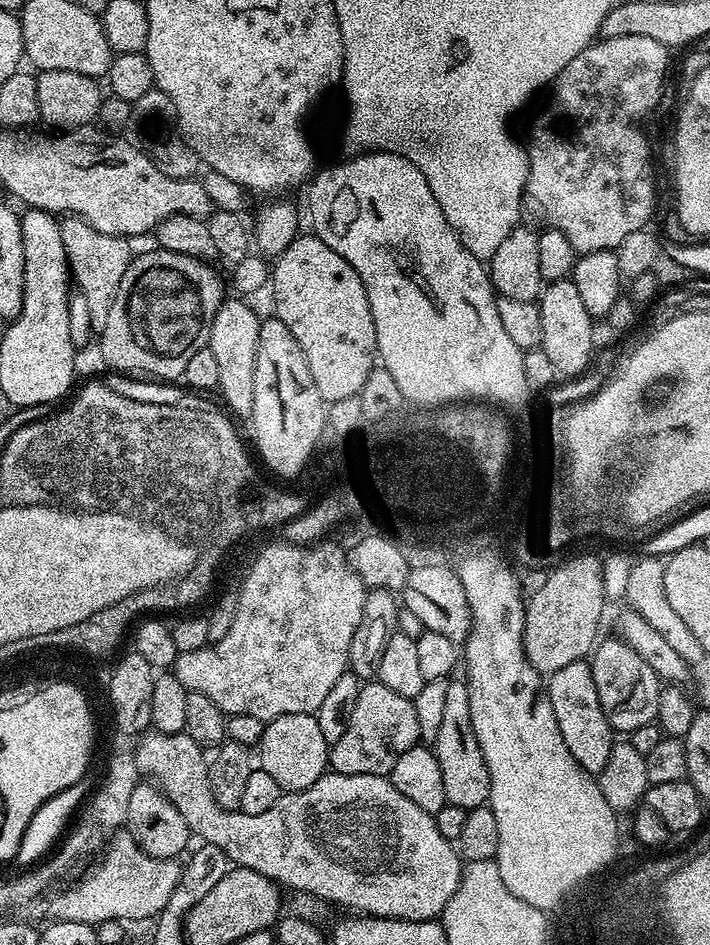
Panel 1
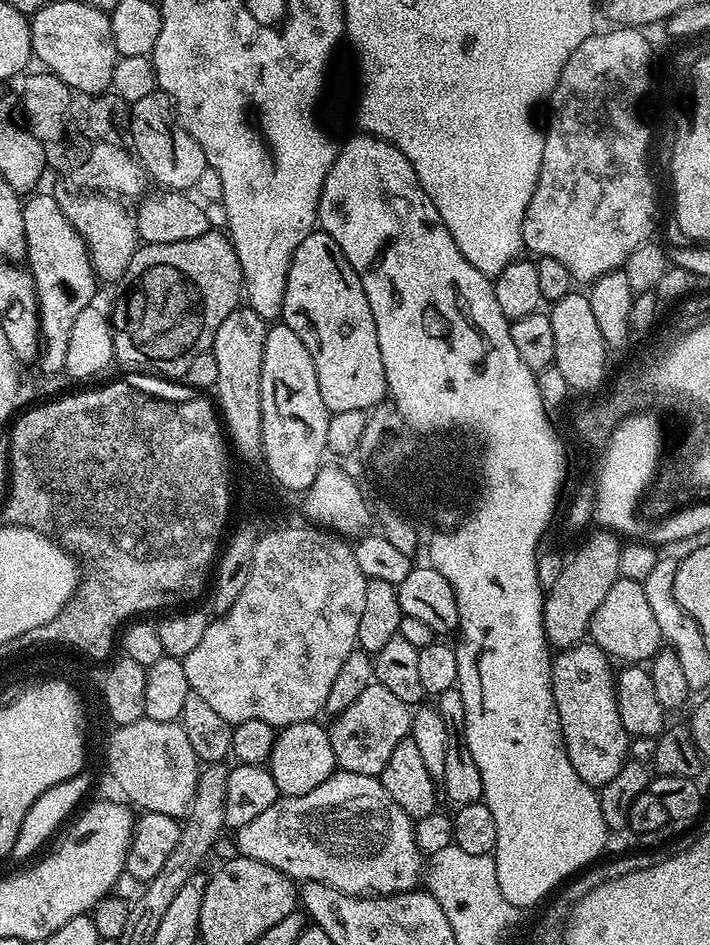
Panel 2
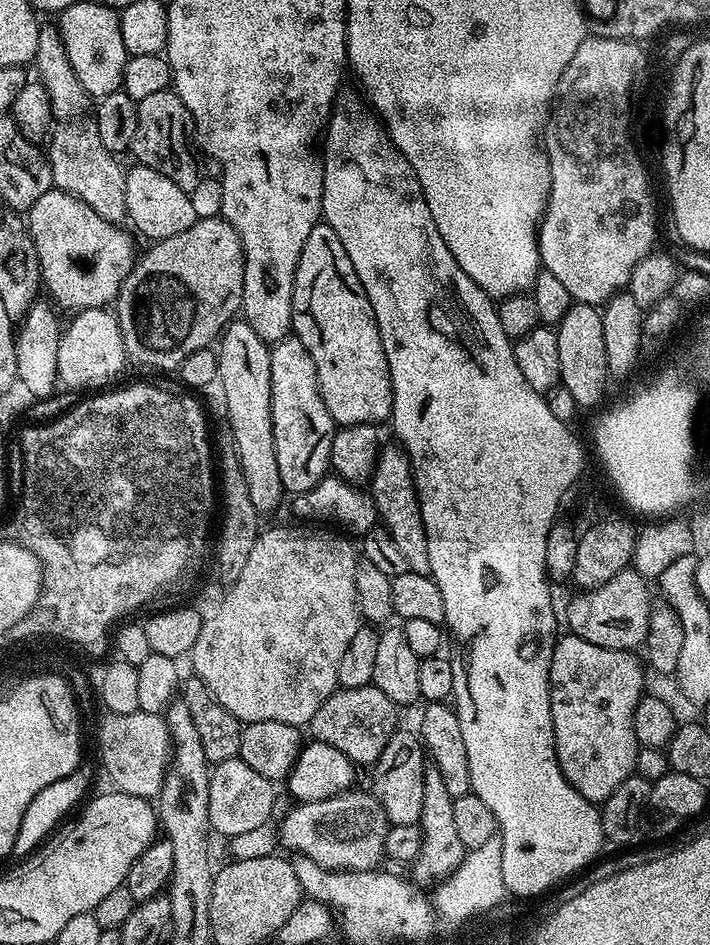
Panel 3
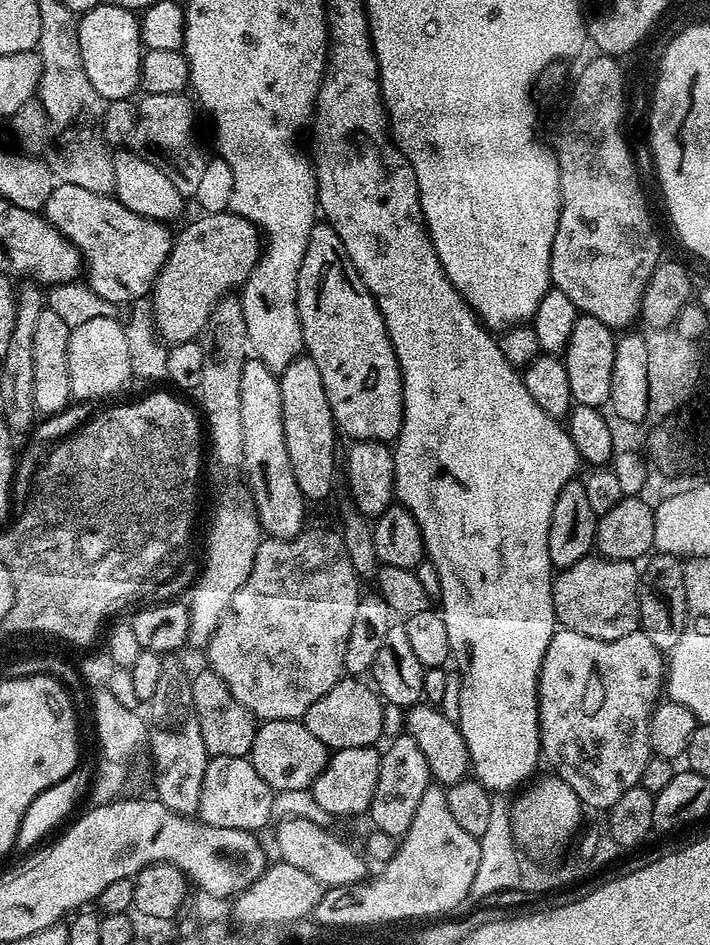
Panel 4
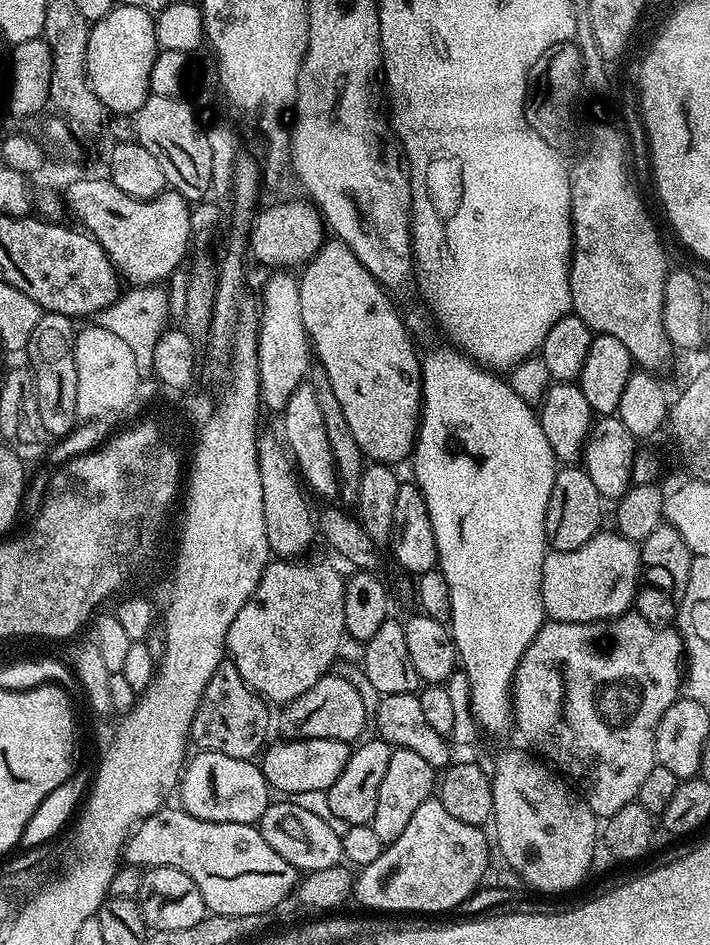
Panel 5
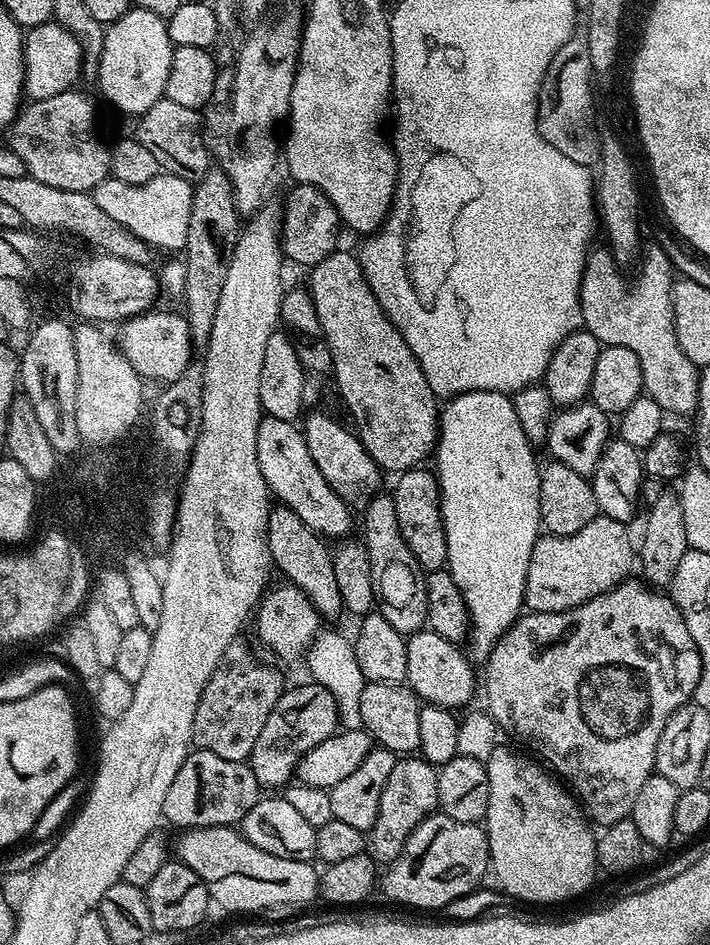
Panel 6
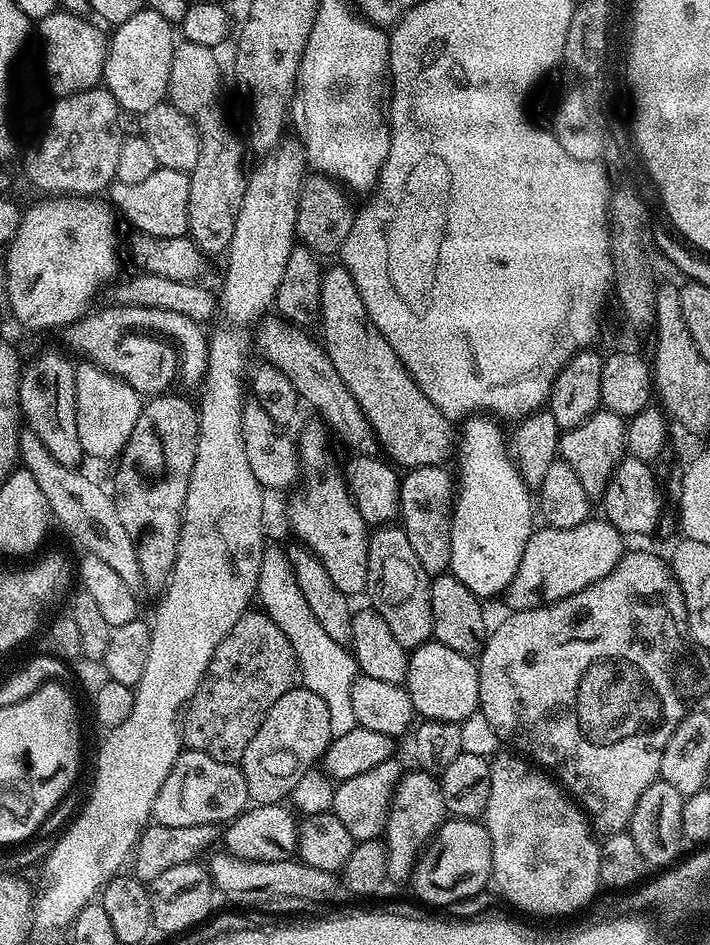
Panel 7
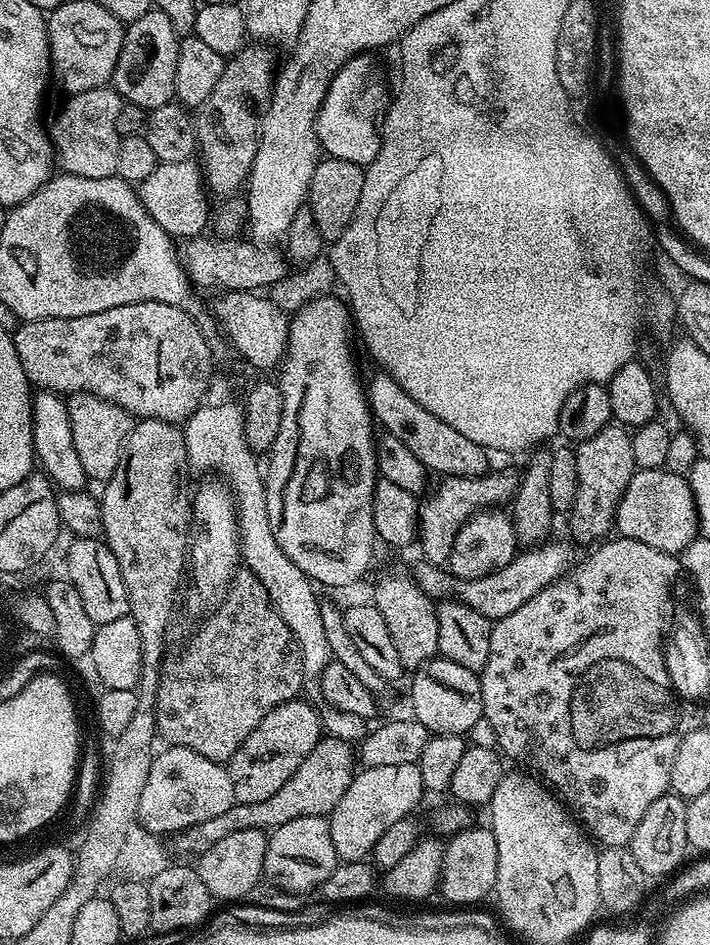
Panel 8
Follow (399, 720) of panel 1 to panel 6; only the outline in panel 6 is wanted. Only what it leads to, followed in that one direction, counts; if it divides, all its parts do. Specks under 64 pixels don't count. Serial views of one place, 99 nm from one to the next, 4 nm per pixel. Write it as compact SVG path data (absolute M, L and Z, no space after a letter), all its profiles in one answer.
M307 683L289 687L281 694L274 710L270 710L270 718L266 718L266 726L262 726L262 734L258 734L258 742L254 742L250 767L256 781L265 789L280 788L288 779L293 779L306 750L314 750L318 742L326 742L341 727L334 694L321 684Z

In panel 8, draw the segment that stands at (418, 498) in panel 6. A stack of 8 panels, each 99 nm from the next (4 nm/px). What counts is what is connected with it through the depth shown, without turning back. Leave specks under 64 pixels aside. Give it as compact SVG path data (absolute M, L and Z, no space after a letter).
M504 468L501 472L492 470L483 476L443 477L439 481L441 484L427 493L428 501L425 499L420 505L418 545L420 544L420 552L424 555L421 557L429 564L447 565L458 538L458 530L462 530L462 526L466 526L468 519L477 512L507 505L520 489L520 478L521 473L512 468Z

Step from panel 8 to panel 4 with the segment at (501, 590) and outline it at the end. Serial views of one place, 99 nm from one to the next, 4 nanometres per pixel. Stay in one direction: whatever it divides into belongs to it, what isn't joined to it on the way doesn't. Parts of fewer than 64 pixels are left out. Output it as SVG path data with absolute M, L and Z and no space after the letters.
M589 554L582 557L578 562L574 562L570 567L557 571L552 582L552 597L554 598L554 614L556 622L560 628L569 628L578 634L586 634L586 638L598 638L599 640L613 640L614 638L626 638L626 634L637 631L640 627L639 620L639 600L640 600L640 585L641 573L637 570L637 565L630 560L606 560L599 554Z

